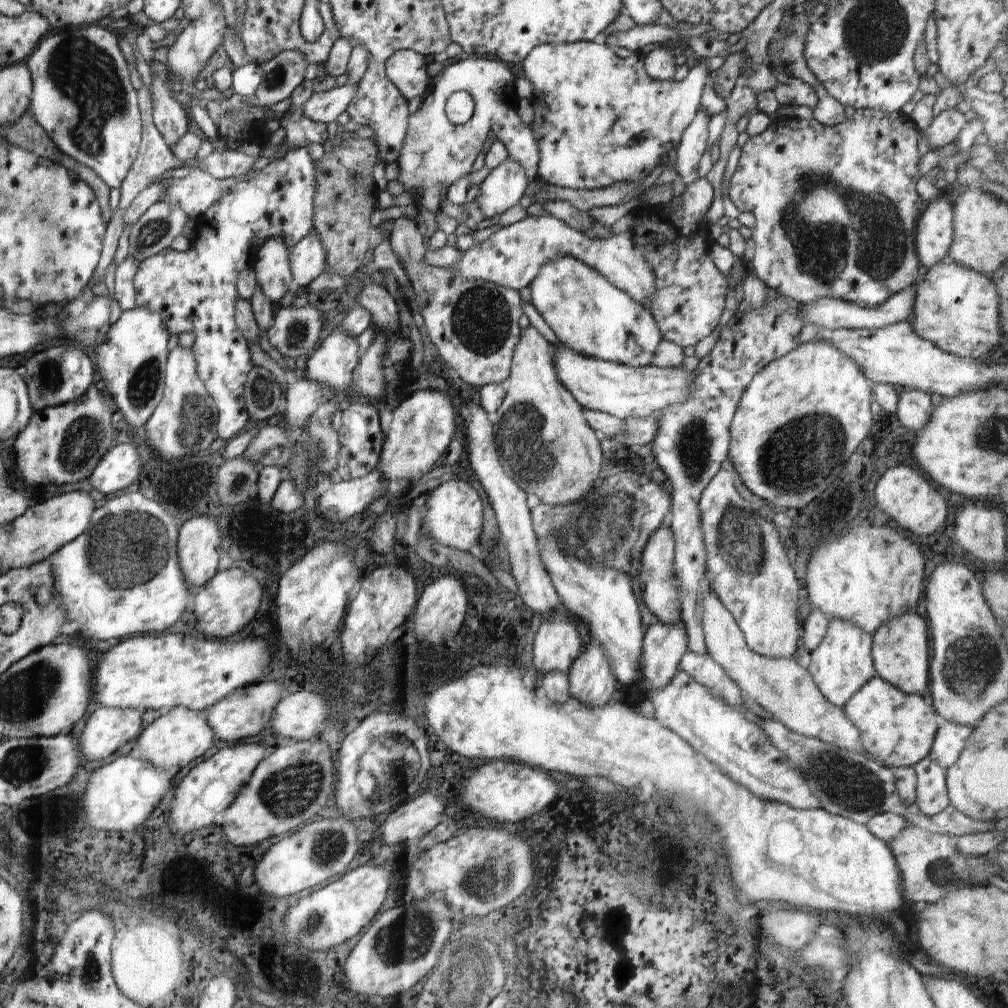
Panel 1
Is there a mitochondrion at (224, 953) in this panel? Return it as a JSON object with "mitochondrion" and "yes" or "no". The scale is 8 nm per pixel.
{"mitochondrion":"no"}

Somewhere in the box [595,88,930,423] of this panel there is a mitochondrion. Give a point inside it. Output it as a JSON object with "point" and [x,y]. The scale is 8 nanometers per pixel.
{"point":[823,250]}

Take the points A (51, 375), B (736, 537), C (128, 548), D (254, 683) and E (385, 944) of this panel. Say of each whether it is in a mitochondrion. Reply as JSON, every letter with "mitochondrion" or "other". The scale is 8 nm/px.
{"A":"mitochondrion","B":"mitochondrion","C":"mitochondrion","D":"other","E":"mitochondrion"}

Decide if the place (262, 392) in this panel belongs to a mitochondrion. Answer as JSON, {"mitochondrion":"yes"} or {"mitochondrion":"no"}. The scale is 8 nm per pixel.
{"mitochondrion":"yes"}

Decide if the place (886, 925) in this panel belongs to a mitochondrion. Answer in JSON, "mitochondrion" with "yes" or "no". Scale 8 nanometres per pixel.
{"mitochondrion":"no"}

